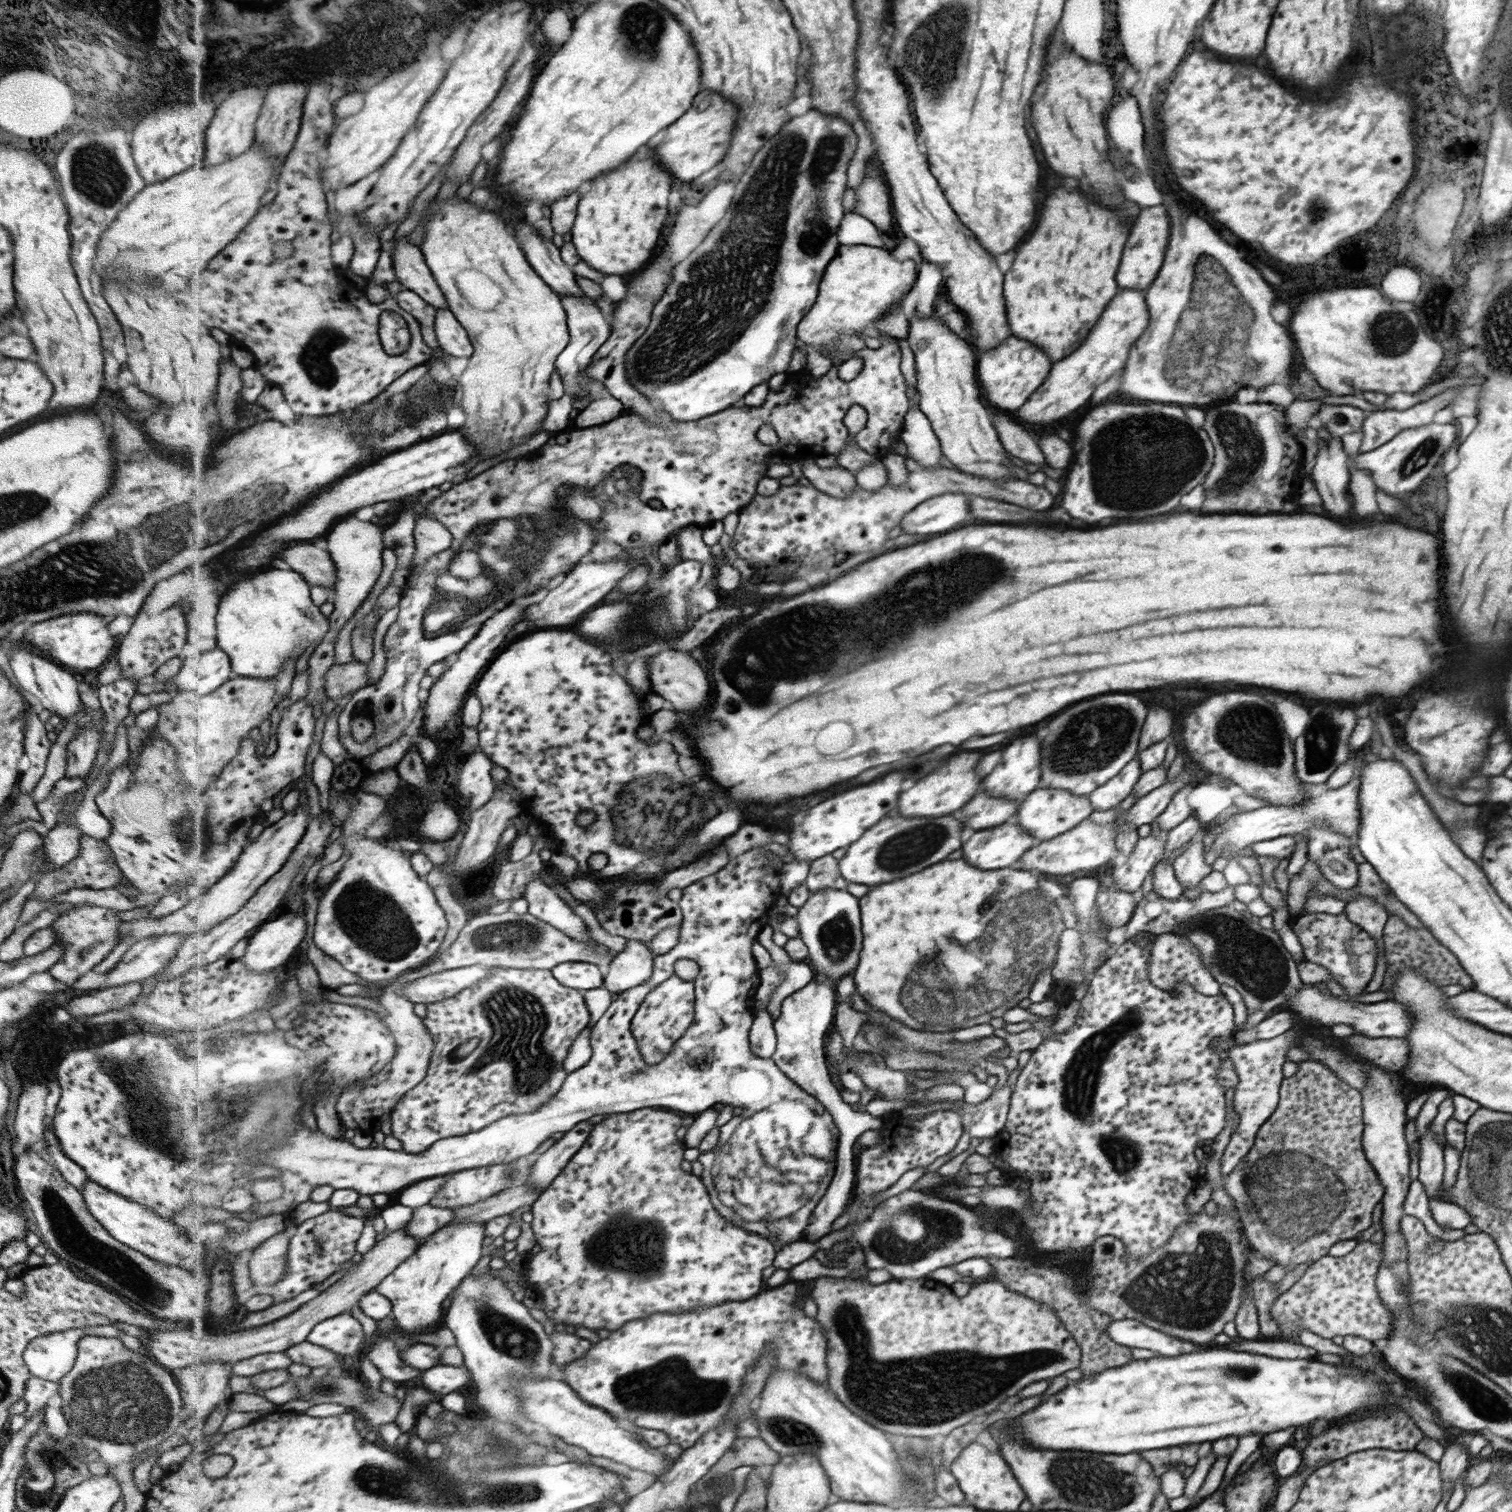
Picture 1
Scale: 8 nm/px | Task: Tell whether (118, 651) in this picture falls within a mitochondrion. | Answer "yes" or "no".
no

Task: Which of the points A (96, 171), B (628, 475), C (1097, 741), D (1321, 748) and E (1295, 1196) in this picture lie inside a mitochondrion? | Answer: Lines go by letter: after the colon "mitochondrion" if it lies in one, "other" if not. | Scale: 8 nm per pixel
A: mitochondrion
B: mitochondrion
C: mitochondrion
D: mitochondrion
E: mitochondrion

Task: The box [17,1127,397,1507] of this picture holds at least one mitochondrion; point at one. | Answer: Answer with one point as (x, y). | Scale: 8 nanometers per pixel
(120, 1404)

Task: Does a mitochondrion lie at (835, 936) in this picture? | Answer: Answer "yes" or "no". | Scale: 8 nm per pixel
yes

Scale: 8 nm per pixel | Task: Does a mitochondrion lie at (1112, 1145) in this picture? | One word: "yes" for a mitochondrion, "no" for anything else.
yes

